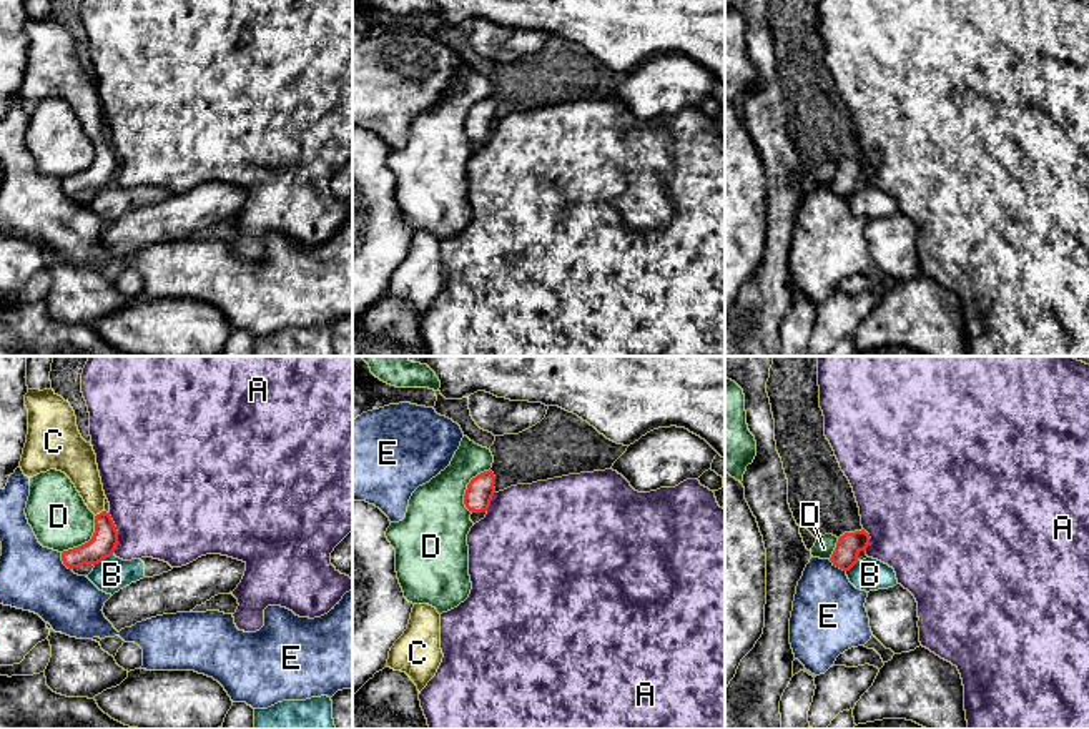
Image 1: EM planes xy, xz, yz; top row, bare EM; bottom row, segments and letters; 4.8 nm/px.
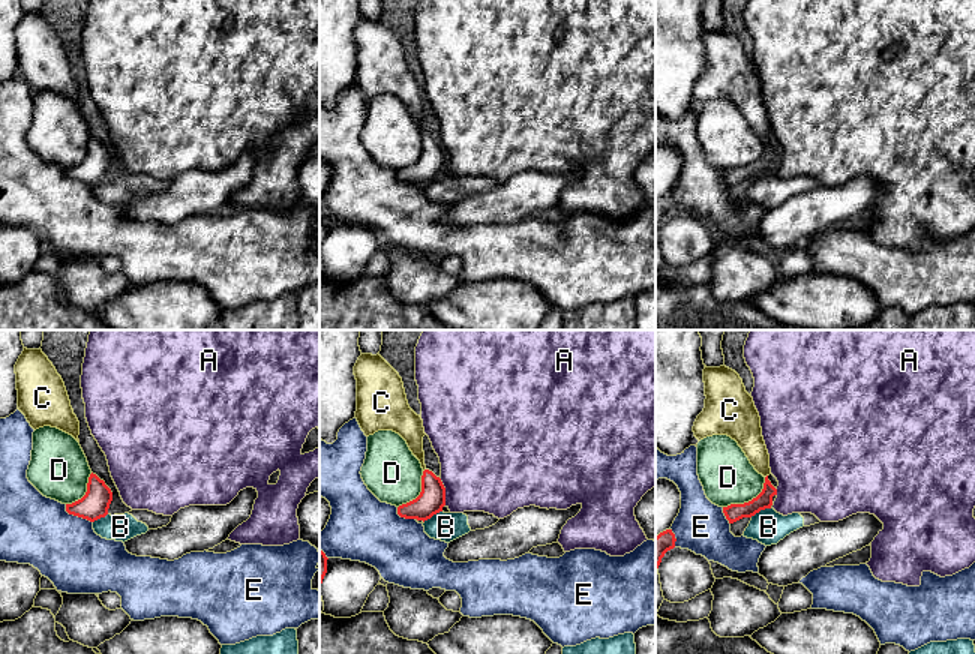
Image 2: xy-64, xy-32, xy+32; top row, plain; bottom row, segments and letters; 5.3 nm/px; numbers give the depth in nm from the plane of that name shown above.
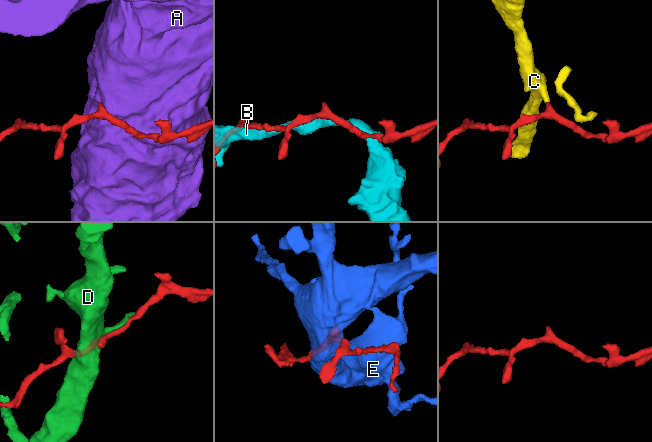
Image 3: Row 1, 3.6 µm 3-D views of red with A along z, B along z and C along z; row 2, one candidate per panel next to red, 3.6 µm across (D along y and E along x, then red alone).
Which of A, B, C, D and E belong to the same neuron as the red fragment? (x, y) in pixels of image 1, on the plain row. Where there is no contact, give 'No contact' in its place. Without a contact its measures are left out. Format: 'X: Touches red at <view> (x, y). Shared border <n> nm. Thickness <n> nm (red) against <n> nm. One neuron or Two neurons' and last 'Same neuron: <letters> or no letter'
A: Touches red at xy (117, 160). Shared border 200 nm. Thickness 130 nm (red) against 480 nm. Two neurons
B: Touches red at xy (103, 185). Shared border 120 nm. Thickness 130 nm (red) against 160 nm. Two neurons
C: Touches red at xy (100, 140). Shared border 60 nm. Thickness 130 nm (red) against 160 nm. One neuron
D: Touches red at xz (468, 115). Shared border 240 nm. Thickness 130 nm (red) against 320 nm. Two neurons
E: Touches red at xy (62, 187). Shared border 100 nm. Thickness 130 nm (red) against 320 nm. Two neurons
Same neuron: C

